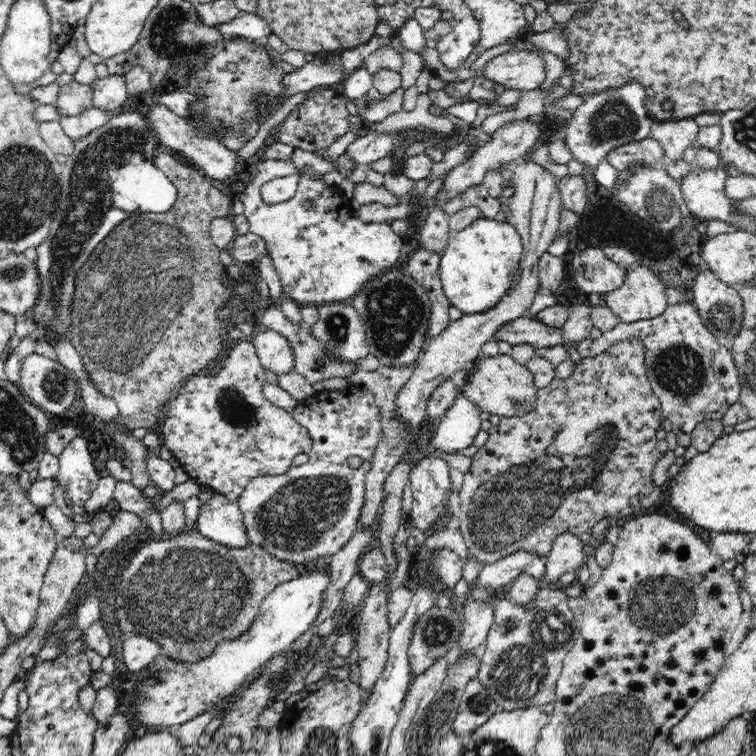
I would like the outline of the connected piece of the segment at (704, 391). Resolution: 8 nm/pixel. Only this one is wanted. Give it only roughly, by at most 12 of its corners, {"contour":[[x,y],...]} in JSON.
{"contour":[[686,299],[580,341],[584,360],[627,339],[680,446],[739,402],[731,350]]}

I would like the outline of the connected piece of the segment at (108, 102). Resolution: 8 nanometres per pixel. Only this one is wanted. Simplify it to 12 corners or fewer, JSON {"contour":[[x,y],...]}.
{"contour":[[126,77],[92,82],[92,106],[114,110],[128,100]]}

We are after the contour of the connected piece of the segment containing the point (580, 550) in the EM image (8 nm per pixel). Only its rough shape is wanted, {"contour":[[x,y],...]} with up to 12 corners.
{"contour":[[578,535],[554,539],[546,556],[543,586],[559,586],[559,578],[586,563]]}

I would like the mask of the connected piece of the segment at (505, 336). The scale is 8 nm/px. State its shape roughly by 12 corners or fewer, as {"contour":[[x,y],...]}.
{"contour":[[530,316],[506,324],[494,340],[536,349],[565,346],[563,330]]}

